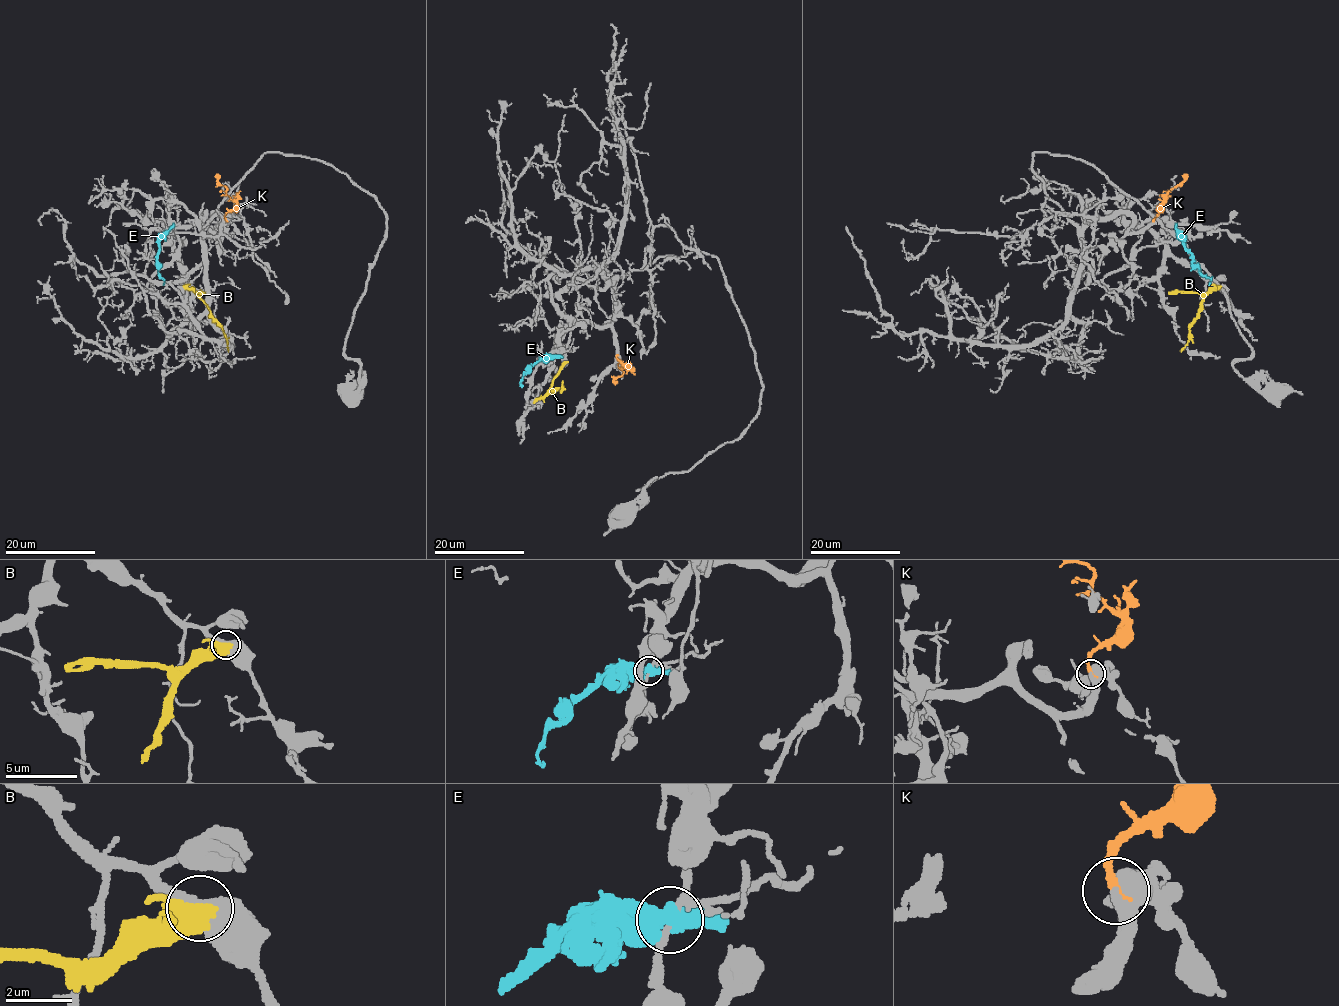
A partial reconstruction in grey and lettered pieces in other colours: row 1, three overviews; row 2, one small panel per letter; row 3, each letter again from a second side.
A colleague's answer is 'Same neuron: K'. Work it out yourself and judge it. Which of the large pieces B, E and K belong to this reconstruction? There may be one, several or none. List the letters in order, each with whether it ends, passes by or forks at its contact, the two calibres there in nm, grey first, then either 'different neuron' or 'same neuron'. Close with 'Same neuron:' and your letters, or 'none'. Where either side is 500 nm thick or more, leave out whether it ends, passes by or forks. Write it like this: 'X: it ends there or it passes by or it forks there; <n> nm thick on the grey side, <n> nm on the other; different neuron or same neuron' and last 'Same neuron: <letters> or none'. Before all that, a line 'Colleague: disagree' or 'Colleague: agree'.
Colleague: agree
B: 500 nm thick on the grey side, 440 nm on the other; different neuron
E: 240 nm thick on the grey side, 550 nm on the other; different neuron
K: it ends there; 360 nm thick on the grey side, 320 nm on the other; same neuron
Same neuron: K

